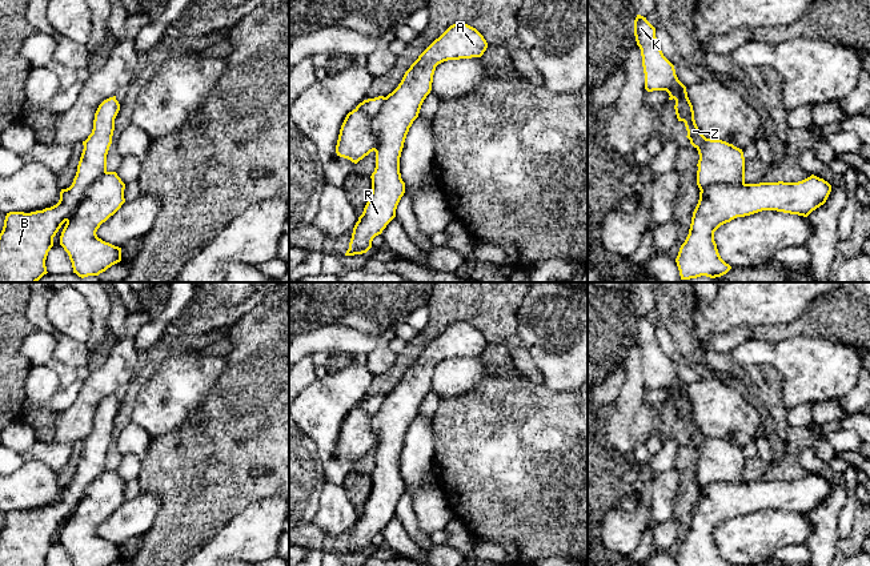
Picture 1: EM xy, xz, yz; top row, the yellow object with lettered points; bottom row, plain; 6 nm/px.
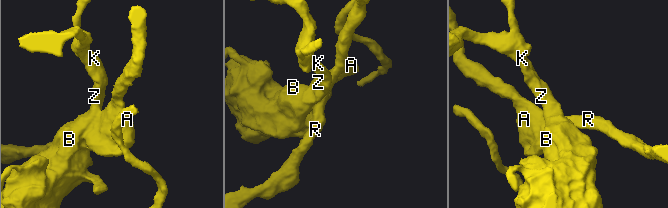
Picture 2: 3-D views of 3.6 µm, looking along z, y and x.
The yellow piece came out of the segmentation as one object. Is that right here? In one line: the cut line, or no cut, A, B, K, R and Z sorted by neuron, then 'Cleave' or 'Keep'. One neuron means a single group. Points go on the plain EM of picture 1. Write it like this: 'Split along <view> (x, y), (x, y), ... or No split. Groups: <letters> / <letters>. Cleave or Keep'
Split along xz (385, 396), (372, 421), (373, 448). Groups: A R / B K Z. Cleave

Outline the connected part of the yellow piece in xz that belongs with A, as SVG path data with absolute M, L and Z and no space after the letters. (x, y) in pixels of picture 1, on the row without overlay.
M465 321L450 324L405 370L398 385L385 400L372 421L376 434L376 466L372 491L358 515L345 554L366 551L372 539L396 515L405 491L400 455L409 426L432 389L436 365L448 358L481 356L488 346L484 334Z

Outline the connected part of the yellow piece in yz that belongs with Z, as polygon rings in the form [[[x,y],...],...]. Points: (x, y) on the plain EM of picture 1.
[[[637,313],[634,334],[641,348],[645,388],[666,389],[675,398],[675,413],[683,420],[690,442],[698,449],[697,483],[703,489],[715,482],[745,482],[745,455],[742,447],[722,438],[706,437],[694,418],[693,404],[686,385],[678,378],[674,364],[663,354],[655,336],[655,326],[646,316]]]

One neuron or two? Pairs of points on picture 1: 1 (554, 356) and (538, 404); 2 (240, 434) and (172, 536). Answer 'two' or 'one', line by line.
1: two
2: one

